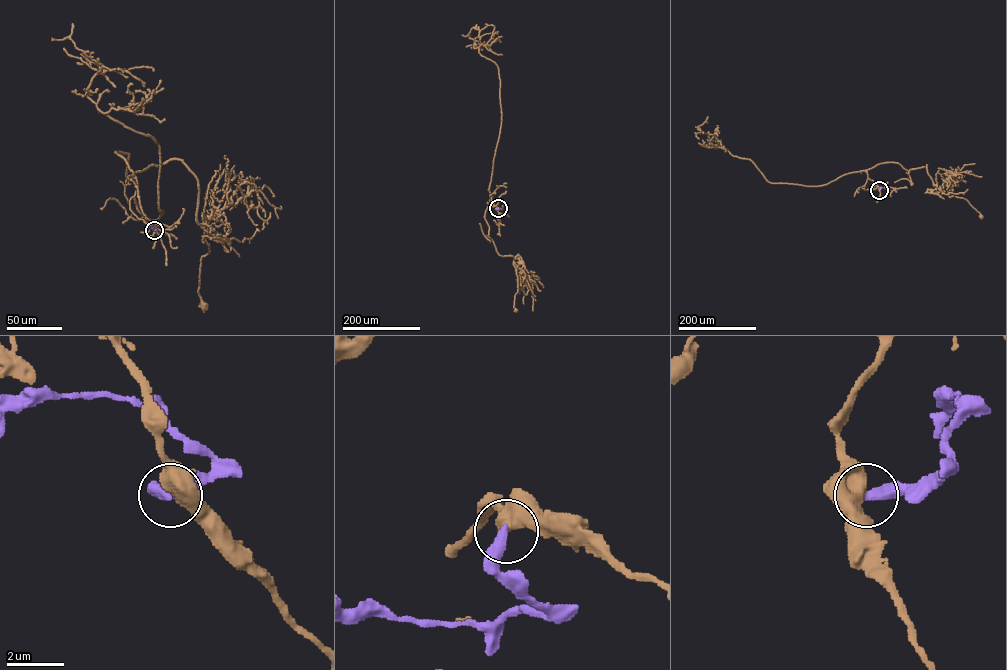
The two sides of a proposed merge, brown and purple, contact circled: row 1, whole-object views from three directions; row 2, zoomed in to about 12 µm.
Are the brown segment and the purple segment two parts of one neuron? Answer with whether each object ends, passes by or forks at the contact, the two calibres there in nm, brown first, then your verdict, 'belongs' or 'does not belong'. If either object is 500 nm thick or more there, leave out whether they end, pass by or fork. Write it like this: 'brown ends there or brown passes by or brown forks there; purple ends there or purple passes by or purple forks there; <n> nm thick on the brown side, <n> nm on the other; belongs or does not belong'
650 nm thick on the brown side, 360 nm on the other; does not belong

